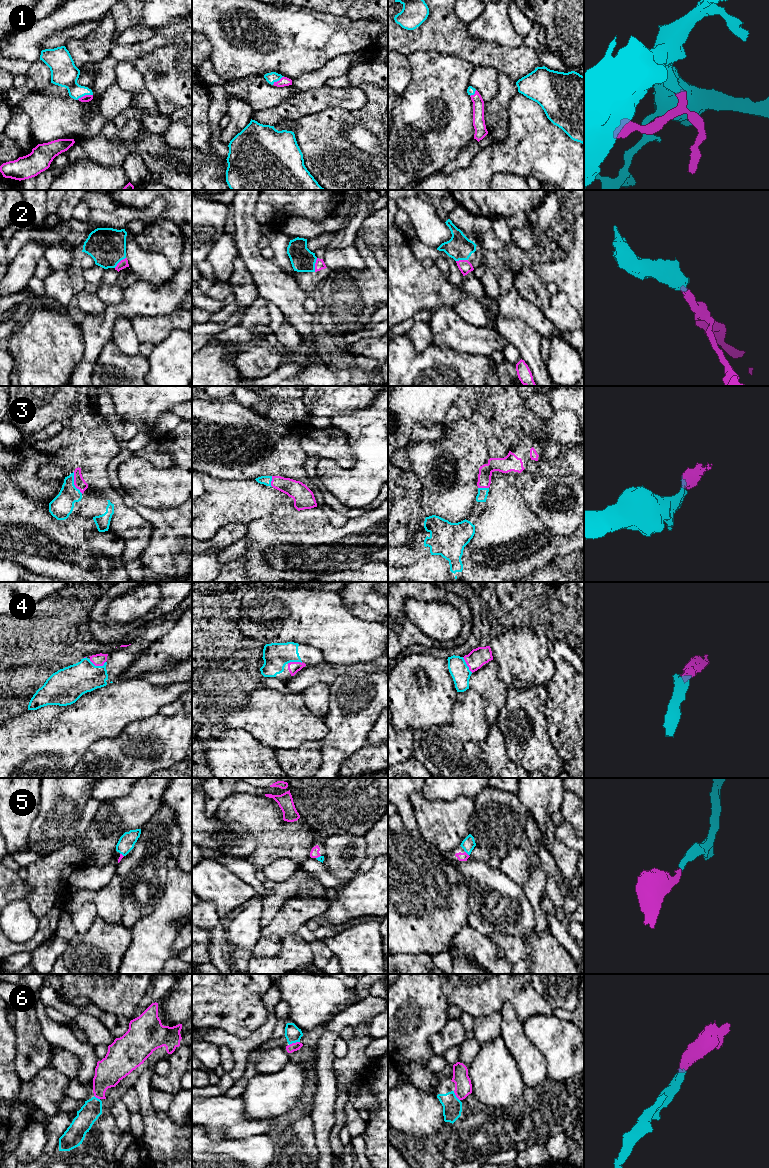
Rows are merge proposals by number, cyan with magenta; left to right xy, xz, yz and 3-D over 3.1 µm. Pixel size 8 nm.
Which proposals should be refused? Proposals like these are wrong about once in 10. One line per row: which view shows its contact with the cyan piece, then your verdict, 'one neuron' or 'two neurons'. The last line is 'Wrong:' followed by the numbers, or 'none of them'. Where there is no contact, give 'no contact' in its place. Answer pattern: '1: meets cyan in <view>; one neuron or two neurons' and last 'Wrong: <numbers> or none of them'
1: meets cyan in xy; one neuron
2: meets cyan in xz; one neuron
3: meets cyan in xy; one neuron
4: meets cyan in xy; one neuron
5: meets cyan in yz; one neuron
6: meets cyan in xz; one neuron
Wrong: none of them

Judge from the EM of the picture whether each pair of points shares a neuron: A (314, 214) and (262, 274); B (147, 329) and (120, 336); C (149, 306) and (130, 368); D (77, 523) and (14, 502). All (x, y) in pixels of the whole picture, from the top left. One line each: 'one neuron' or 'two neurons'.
A: two neurons
B: two neurons
C: two neurons
D: one neuron

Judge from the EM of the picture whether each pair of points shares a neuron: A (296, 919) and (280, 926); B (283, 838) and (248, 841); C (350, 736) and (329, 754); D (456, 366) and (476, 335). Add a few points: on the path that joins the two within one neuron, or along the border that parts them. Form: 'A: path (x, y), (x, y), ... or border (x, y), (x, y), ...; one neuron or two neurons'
A: path (292, 919), (284, 923); one neuron
B: border (239, 823), (256, 842), (256, 848), (247, 859); two neurons
C: path (344, 742), (335, 751); one neuron
D: border (442, 347), (488, 356); two neurons

